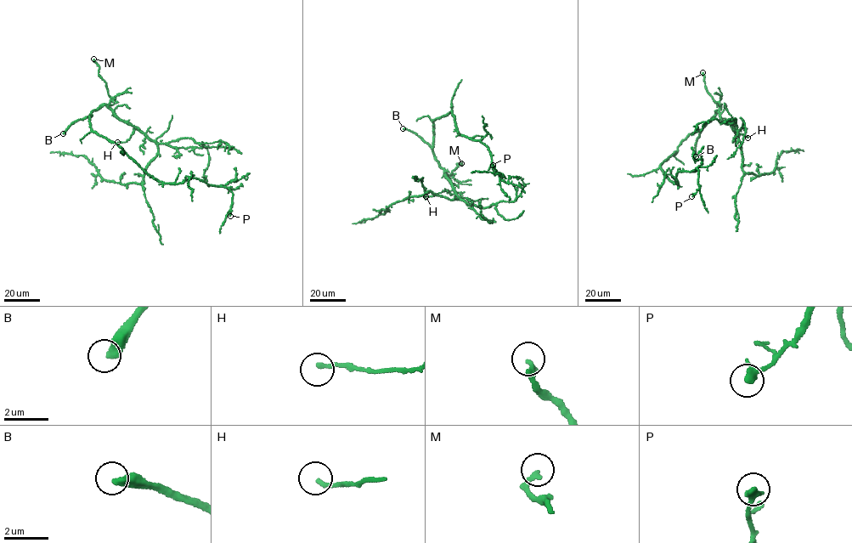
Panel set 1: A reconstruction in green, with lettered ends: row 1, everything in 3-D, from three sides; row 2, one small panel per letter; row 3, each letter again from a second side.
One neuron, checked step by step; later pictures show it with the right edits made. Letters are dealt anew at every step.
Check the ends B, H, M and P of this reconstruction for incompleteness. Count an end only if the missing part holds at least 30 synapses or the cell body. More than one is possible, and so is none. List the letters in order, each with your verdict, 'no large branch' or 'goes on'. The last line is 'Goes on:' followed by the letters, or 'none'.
B: goes on
H: no large branch
M: no large branch
P: no large branch
Goes on: B

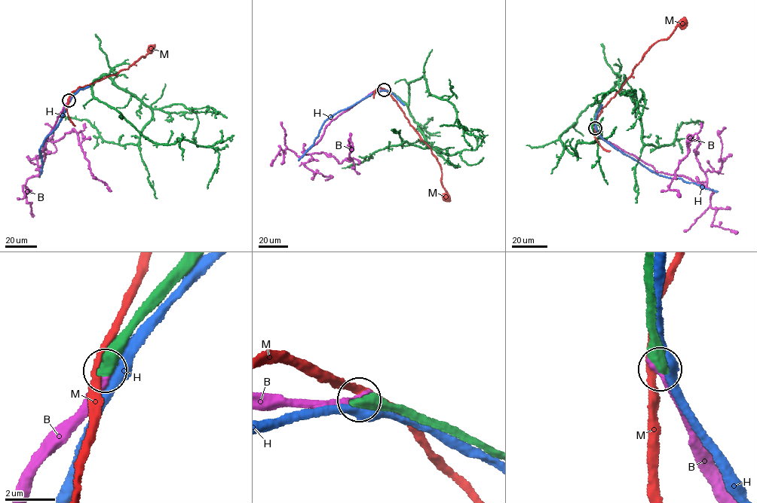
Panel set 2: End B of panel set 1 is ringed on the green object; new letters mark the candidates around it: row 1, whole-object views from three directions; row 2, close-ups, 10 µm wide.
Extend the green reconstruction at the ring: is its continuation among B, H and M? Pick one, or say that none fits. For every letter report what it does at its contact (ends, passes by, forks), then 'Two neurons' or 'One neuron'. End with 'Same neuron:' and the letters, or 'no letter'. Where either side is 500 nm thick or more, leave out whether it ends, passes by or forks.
B: One neuron
H: Two neurons
M: It passes by. Two neurons
Same neuron: B

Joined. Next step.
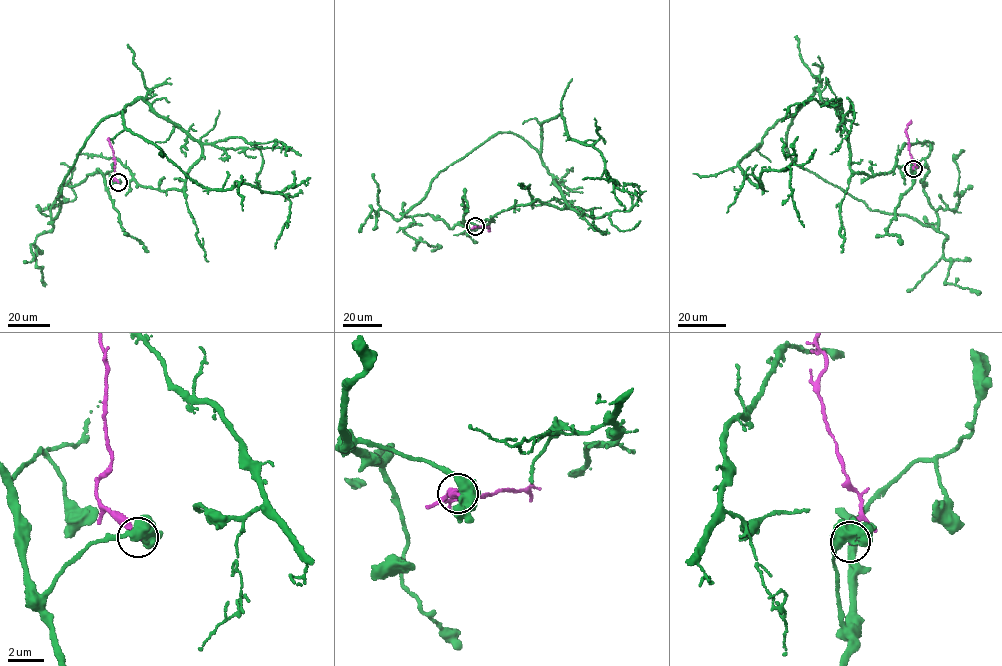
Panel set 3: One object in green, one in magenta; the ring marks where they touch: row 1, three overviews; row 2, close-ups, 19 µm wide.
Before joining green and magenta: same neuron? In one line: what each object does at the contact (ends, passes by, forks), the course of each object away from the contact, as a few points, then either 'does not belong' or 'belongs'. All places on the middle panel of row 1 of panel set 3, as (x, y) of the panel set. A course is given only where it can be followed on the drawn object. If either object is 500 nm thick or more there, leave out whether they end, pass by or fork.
green forks there; magenta ends there; green runs (475, 226), (403, 215), (438, 173), (499, 133), (519, 135), (568, 207), (535, 199), (453, 235); magenta runs (475, 226), (489, 226), (490, 231); does not belong

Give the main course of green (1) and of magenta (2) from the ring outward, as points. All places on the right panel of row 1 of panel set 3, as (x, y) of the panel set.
1: (913, 168), (938, 228), (872, 210), (786, 137), (815, 89), (854, 172), (934, 143)
2: (913, 168), (914, 163), (905, 131), (911, 120)

